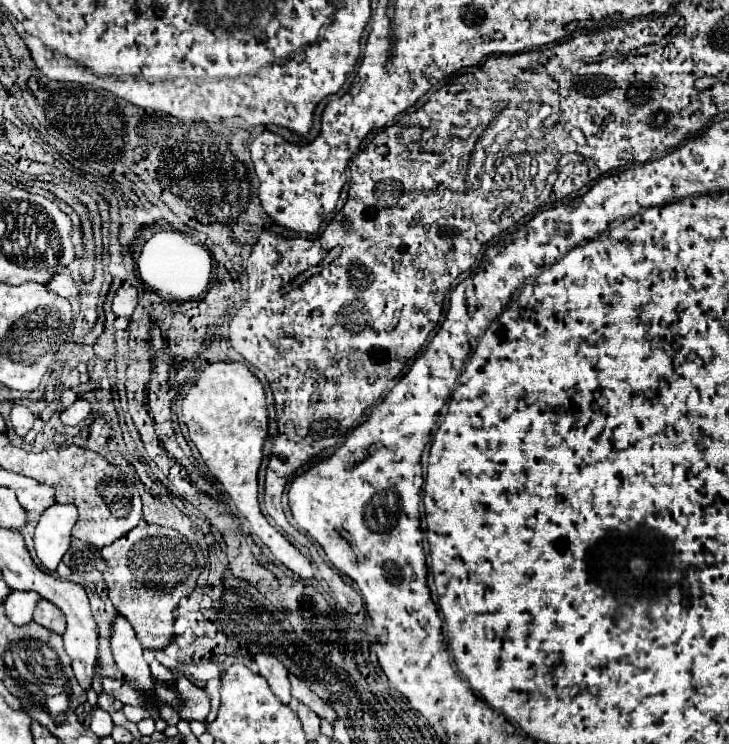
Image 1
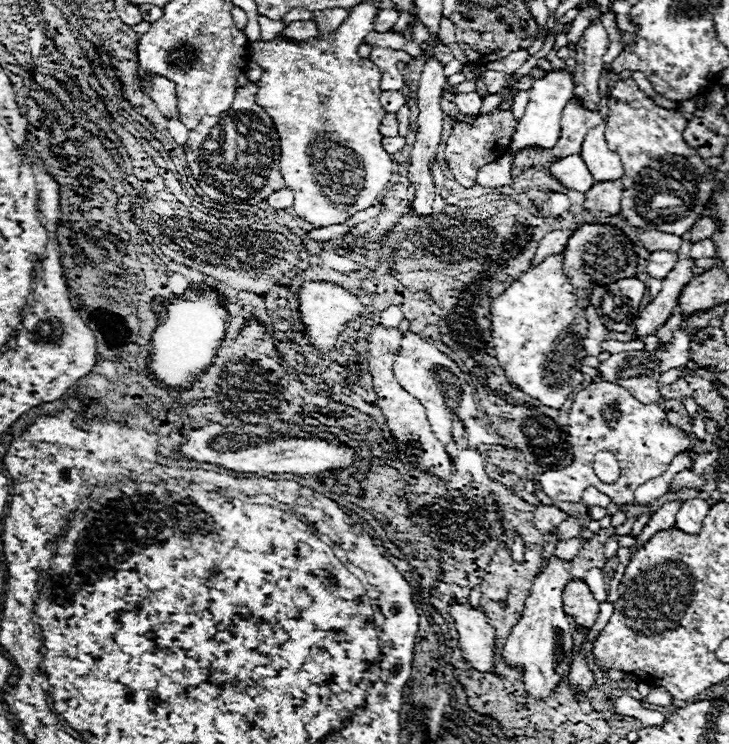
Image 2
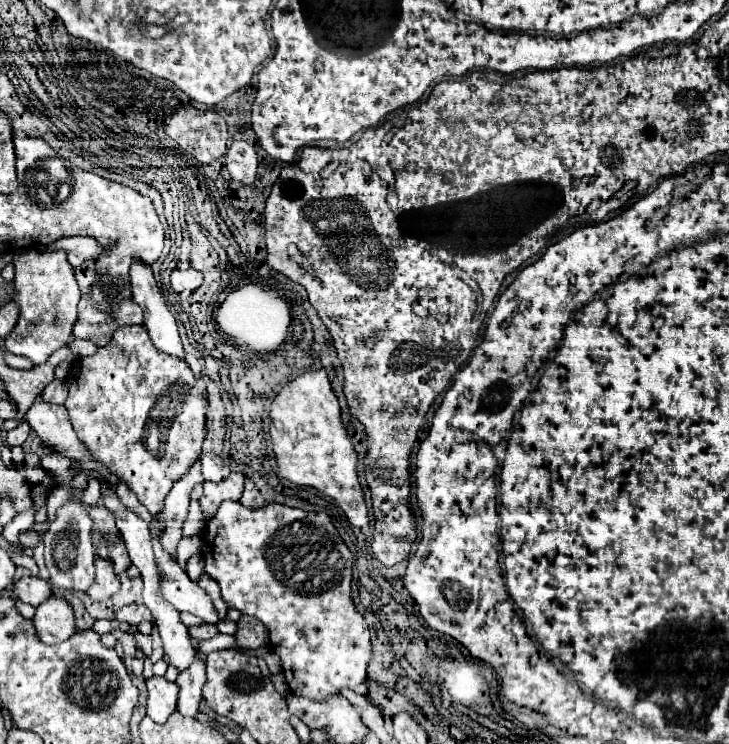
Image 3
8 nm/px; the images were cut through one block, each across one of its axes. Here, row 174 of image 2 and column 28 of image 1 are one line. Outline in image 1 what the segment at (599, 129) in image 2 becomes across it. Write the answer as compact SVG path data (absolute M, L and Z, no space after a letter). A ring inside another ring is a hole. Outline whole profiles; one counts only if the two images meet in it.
M10 592L10 596L4 600L4 610L6 610L6 618L16 624L16 626L24 626L32 620L32 612L34 606L38 602L38 594L34 592Z

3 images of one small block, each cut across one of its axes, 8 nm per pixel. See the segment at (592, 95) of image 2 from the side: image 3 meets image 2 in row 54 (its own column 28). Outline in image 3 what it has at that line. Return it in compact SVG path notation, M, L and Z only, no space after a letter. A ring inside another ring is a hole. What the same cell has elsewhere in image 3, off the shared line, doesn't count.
M22 576L14 582L14 596L20 600L20 602L26 602L26 604L32 604L32 606L38 606L42 604L42 600L50 598L52 596L52 588L46 580L42 578L36 578L36 576Z

